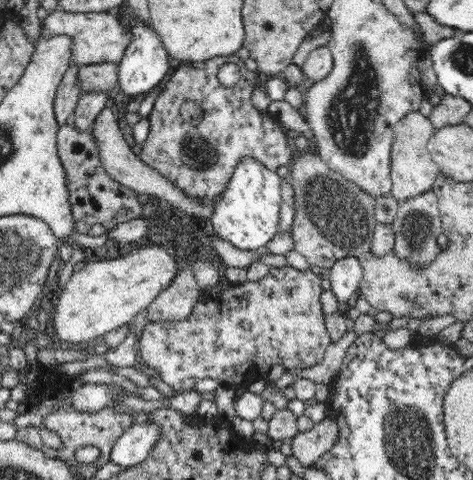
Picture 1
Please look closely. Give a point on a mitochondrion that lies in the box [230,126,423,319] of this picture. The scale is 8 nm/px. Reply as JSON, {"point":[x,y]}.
{"point":[338,215]}

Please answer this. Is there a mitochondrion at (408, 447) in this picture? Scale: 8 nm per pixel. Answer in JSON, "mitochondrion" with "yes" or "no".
{"mitochondrion":"yes"}

